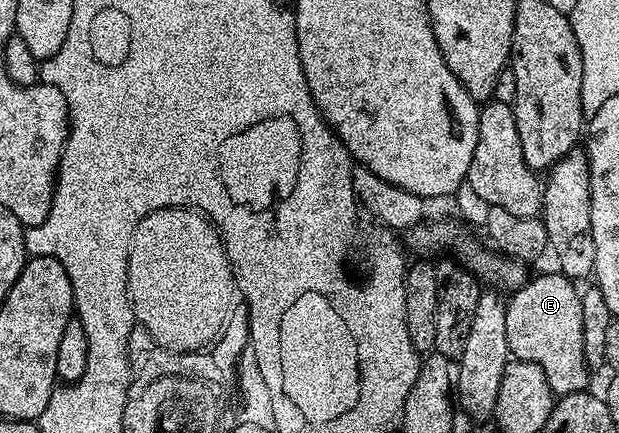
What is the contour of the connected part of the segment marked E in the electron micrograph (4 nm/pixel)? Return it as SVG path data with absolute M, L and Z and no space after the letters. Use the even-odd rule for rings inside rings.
M561 273L554 275L538 275L527 278L526 284L519 291L509 296L506 305L504 322L508 329L508 345L514 359L523 359L529 363L540 365L544 369L544 377L548 381L555 396L571 395L577 391L587 390L591 385L591 368L587 366L584 355L584 326L581 316L581 294L575 280Z

